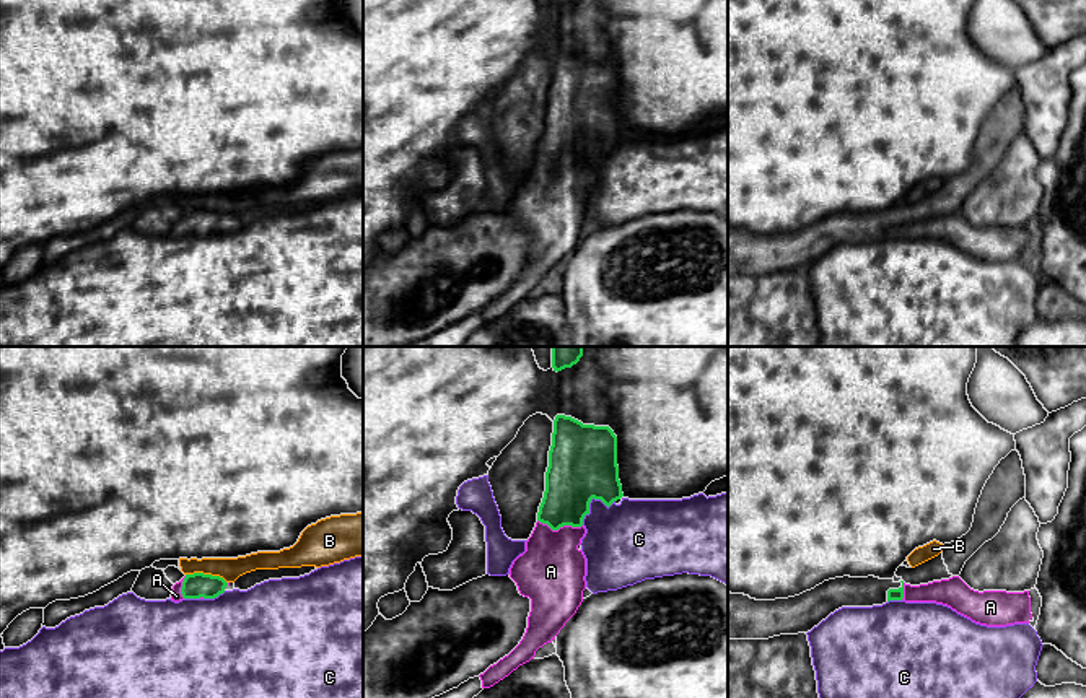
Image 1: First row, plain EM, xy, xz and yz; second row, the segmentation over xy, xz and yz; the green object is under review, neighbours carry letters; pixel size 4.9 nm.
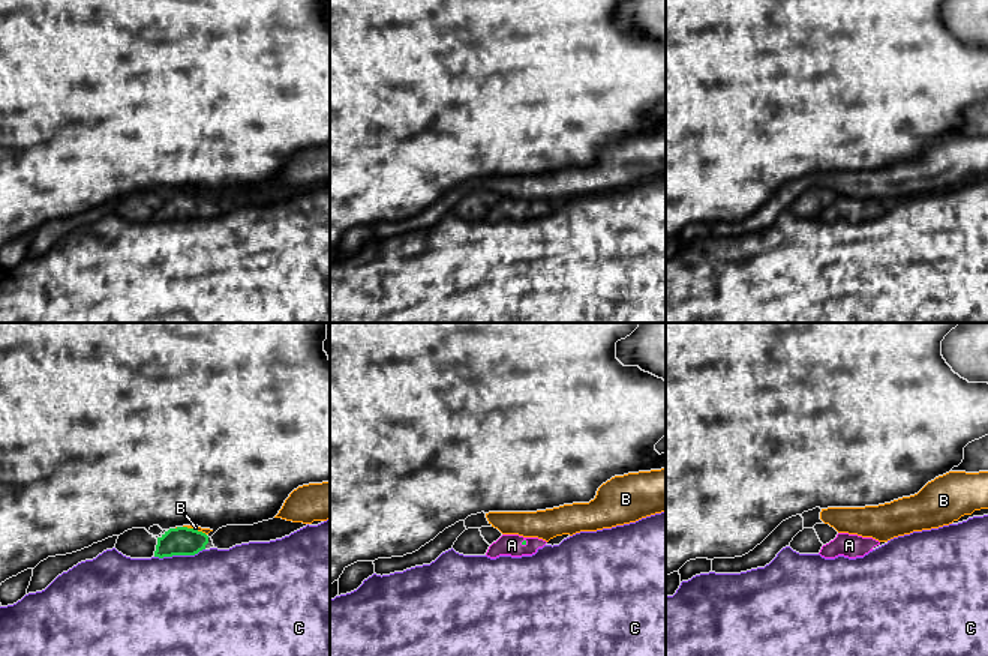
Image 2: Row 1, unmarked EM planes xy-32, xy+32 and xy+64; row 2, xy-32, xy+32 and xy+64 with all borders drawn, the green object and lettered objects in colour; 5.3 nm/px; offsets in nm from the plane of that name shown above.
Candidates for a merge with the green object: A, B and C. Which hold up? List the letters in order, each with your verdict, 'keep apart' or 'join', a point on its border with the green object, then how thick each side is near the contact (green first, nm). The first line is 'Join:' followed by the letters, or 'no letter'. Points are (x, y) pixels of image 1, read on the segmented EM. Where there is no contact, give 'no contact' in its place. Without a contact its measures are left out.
Join: A
A: join | xz (560, 526) | 280/320 nm
B: keep apart | xy (207, 575) | 130/110 nm
C: keep apart | xz (590, 501) | 340/360 nm

